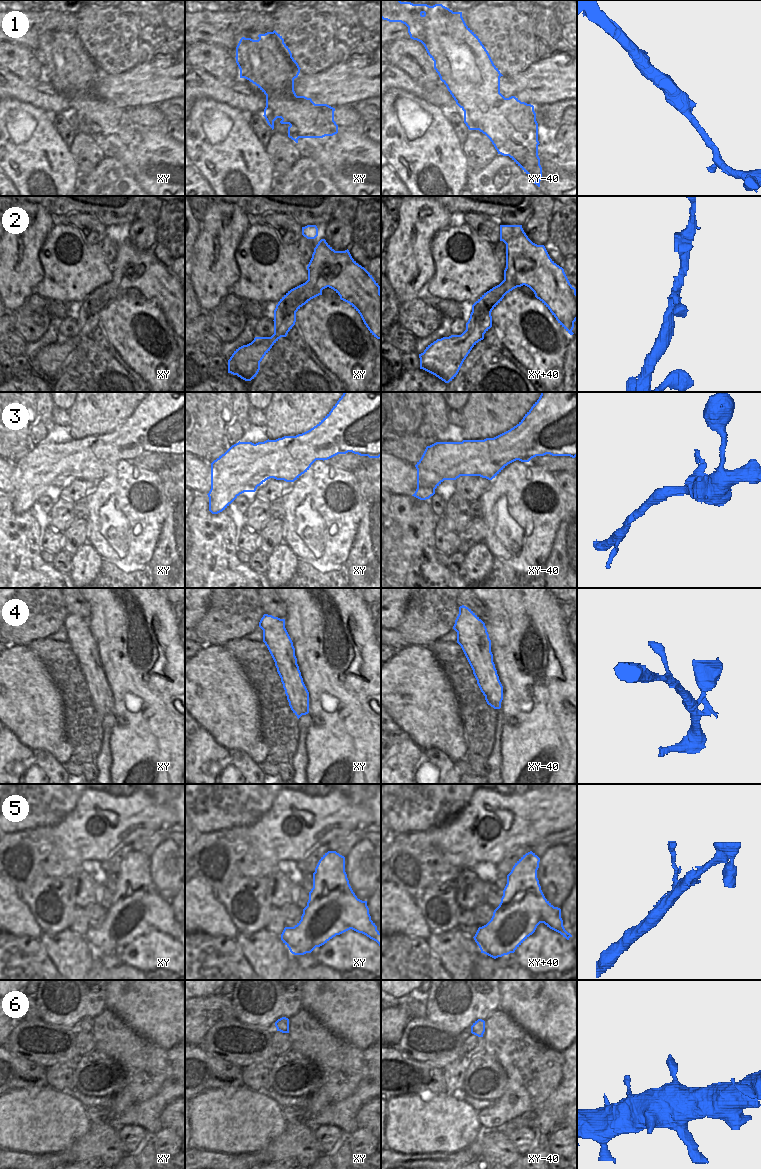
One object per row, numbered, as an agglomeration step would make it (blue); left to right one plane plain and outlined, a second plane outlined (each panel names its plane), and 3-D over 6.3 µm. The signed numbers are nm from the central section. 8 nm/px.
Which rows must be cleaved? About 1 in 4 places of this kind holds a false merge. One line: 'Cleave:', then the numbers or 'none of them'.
Cleave: 1

